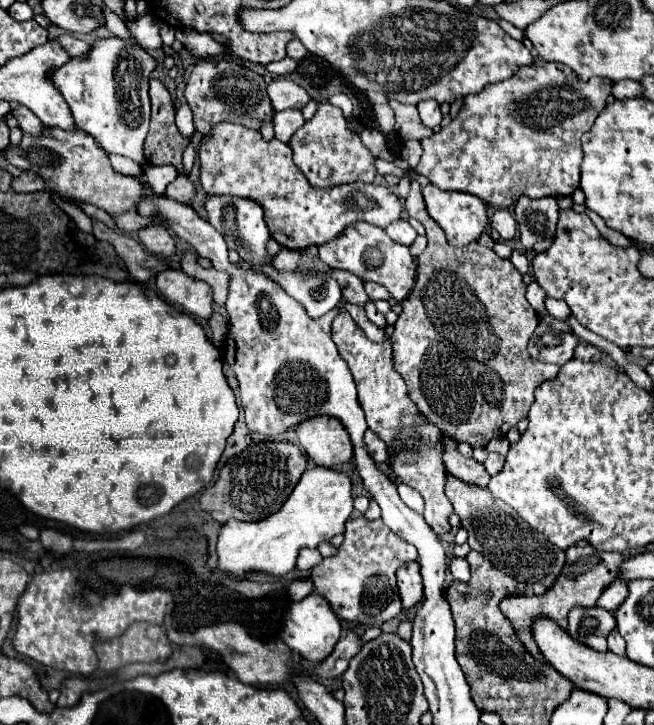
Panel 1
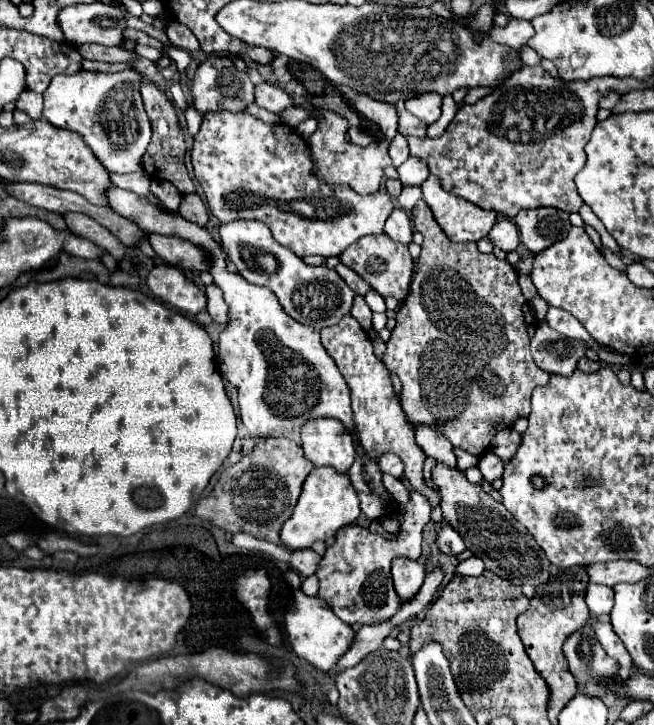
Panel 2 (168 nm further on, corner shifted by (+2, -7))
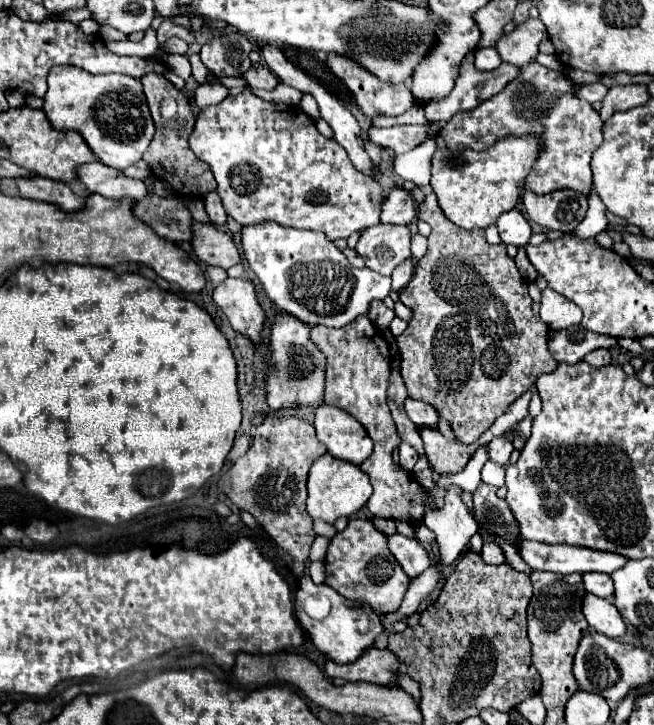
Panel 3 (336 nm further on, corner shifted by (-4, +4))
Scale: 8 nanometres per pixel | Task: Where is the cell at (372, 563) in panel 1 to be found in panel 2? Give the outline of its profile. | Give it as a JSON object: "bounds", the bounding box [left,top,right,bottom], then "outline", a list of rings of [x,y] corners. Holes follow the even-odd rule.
{"bounds":[316,491,430,627],"outline":[[[412,491],[412,499],[408,503],[408,507],[402,509],[400,513],[400,537],[396,541],[386,541],[386,539],[374,539],[374,533],[370,533],[368,529],[362,529],[358,525],[348,525],[342,527],[336,533],[336,543],[330,545],[318,565],[316,577],[320,579],[320,599],[326,599],[326,603],[332,607],[332,611],[348,625],[356,627],[356,625],[374,625],[374,623],[382,623],[386,619],[390,619],[398,609],[400,609],[400,597],[394,591],[392,585],[392,577],[390,577],[390,561],[394,557],[420,557],[420,543],[422,543],[422,529],[424,525],[430,521],[430,503],[428,497]]]}

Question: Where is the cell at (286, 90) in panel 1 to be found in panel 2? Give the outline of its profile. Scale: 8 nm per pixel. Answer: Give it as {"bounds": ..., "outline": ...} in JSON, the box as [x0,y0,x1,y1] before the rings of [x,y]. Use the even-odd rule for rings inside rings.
{"bounds":[254,83,292,115],"outline":[[[270,83],[256,85],[254,95],[256,95],[256,105],[260,105],[260,107],[276,113],[276,115],[280,115],[280,111],[284,111],[288,105],[292,105],[288,95]]]}

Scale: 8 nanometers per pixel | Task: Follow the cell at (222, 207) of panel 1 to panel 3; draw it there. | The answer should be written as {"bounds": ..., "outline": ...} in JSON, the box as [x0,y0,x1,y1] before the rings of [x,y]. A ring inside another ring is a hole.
{"bounds":[242,222,390,328],"outline":[[[274,222],[266,224],[246,224],[242,226],[242,250],[248,260],[252,272],[264,284],[268,298],[284,312],[296,316],[298,320],[314,326],[324,324],[332,328],[342,328],[344,324],[352,322],[356,316],[366,314],[370,300],[384,300],[390,294],[390,278],[372,272],[370,268],[354,268],[346,260],[346,256],[330,242],[322,232],[312,230],[296,230],[278,226]]]}

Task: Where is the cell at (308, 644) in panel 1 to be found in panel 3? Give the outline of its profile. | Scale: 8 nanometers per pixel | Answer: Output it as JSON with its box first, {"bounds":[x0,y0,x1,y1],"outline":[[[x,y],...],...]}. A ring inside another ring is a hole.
{"bounds":[296,574,384,664],"outline":[[[304,574],[300,578],[300,586],[298,586],[298,592],[296,592],[296,618],[300,622],[300,626],[304,628],[304,632],[308,634],[308,638],[312,640],[314,648],[320,650],[328,660],[336,662],[336,664],[348,664],[348,662],[354,662],[364,648],[372,646],[372,642],[376,640],[376,636],[384,630],[382,628],[382,622],[380,622],[380,616],[368,606],[368,604],[352,604],[348,602],[346,598],[342,598],[336,590],[332,590],[330,586],[326,584],[314,584],[310,580],[308,574]],[[312,594],[326,594],[332,602],[332,610],[330,614],[324,618],[324,620],[312,620],[306,612],[304,612],[304,600]]]}

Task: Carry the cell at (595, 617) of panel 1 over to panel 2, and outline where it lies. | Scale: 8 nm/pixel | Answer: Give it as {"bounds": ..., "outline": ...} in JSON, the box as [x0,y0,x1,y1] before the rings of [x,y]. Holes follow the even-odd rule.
{"bounds":[564,625,620,699],"outline":[[[584,625],[580,631],[572,633],[564,643],[564,653],[568,671],[574,675],[584,695],[606,699],[614,691],[614,685],[620,679],[620,663],[606,655],[592,627]]]}

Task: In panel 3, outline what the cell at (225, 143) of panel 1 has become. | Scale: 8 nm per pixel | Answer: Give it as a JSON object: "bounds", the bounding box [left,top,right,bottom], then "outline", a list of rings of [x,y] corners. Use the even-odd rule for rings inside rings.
{"bounds":[190,92,386,240],"outline":[[[250,92],[226,96],[220,104],[198,112],[194,132],[190,134],[190,148],[212,168],[222,204],[228,216],[240,224],[274,220],[282,226],[322,232],[328,240],[336,240],[380,222],[382,200],[386,200],[384,188],[372,176],[362,176],[362,172],[350,164],[346,150],[336,140],[324,138],[316,130],[314,120],[296,104],[264,102]]]}

